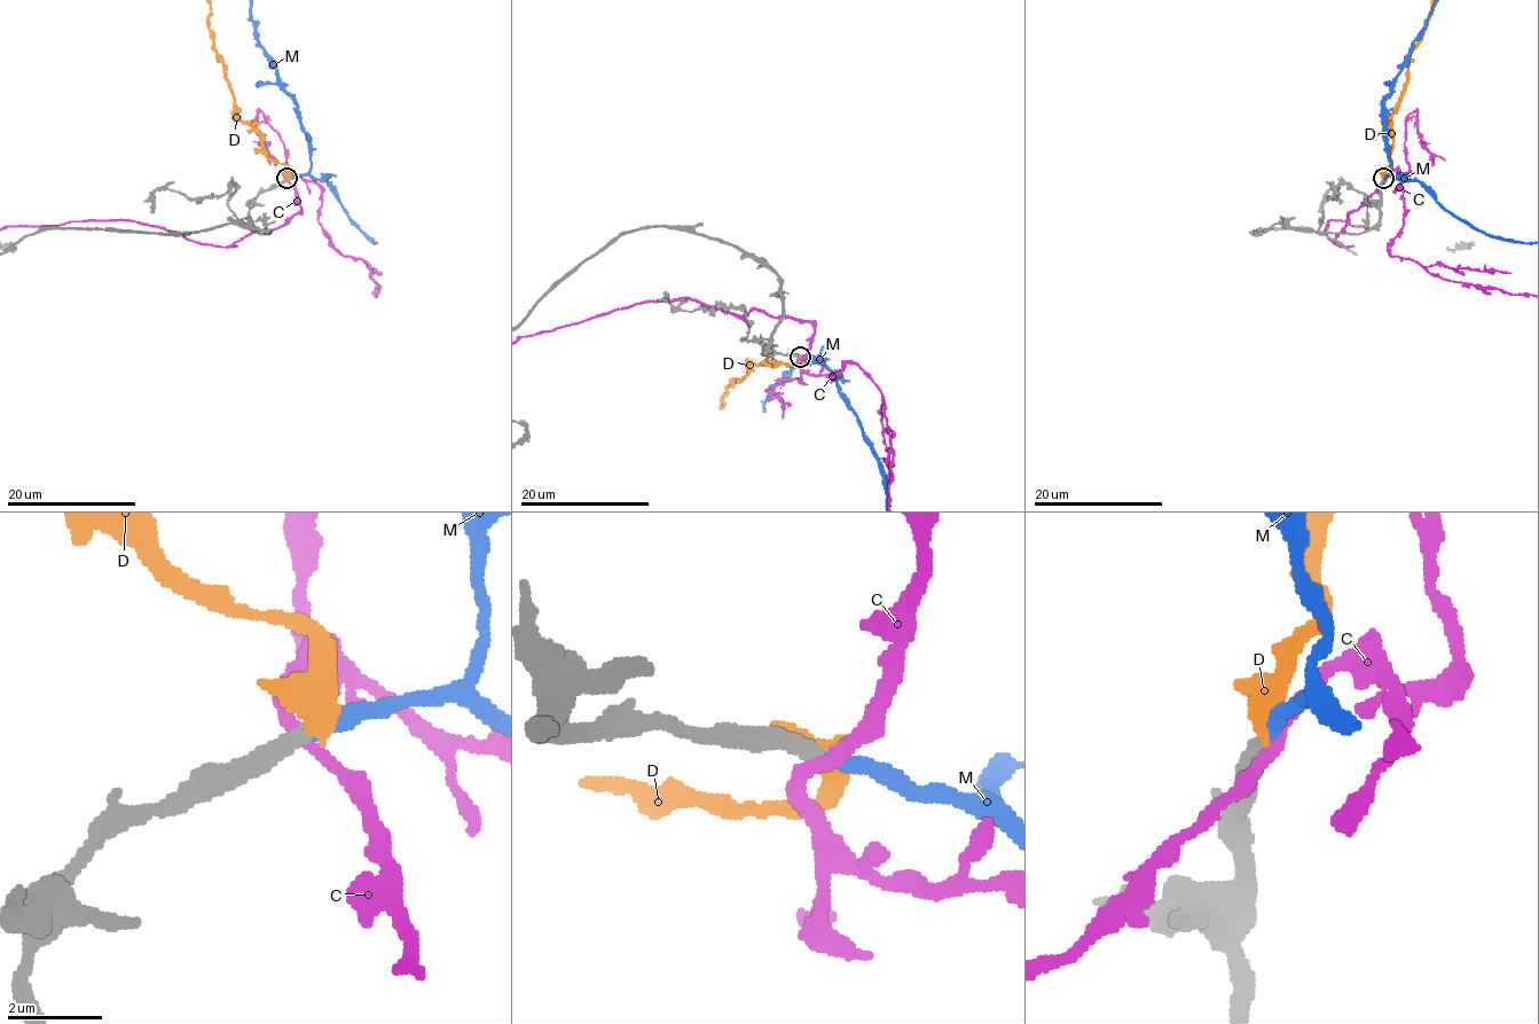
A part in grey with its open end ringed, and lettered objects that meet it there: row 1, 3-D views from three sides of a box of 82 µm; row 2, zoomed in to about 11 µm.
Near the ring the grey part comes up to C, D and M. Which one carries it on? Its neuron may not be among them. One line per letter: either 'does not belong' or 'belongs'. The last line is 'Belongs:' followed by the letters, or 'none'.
C: does not belong
D: does not belong
M: belongs
Belongs: M

